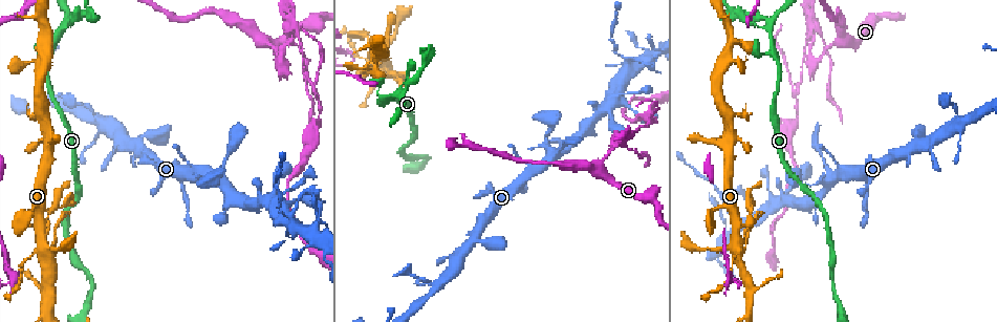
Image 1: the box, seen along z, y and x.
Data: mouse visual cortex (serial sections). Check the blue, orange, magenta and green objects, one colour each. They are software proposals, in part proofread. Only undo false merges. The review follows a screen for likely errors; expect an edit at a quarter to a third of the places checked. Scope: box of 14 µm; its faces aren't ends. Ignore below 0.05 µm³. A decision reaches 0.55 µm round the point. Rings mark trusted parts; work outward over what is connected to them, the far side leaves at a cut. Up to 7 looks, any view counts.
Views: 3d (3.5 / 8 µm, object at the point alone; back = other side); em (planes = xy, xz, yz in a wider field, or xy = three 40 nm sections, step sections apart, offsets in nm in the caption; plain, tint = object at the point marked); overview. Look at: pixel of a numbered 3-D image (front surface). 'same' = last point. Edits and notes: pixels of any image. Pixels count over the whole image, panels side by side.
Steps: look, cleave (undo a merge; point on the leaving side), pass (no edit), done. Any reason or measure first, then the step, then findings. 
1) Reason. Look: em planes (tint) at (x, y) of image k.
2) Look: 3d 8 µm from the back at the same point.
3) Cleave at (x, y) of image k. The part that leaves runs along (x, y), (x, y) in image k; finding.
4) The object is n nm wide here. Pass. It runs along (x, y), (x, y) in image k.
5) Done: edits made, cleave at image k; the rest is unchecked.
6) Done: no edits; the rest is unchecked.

Look: 3d 8 µm at (770, 25) of image 1.

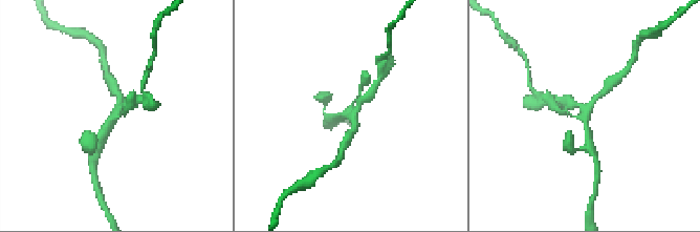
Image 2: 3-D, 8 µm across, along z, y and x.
Closer look. Look: 3d 3.5 µm at (586, 114) of image 2.

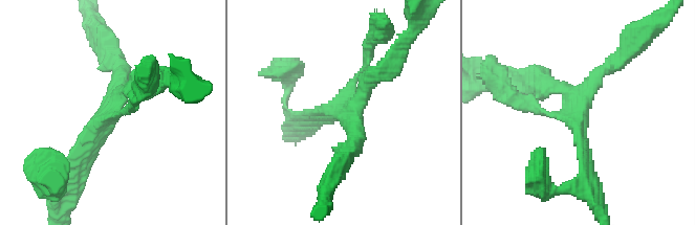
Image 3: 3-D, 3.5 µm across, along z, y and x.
Look: em xy step 5 (tint) at (344, 108) of image 3.

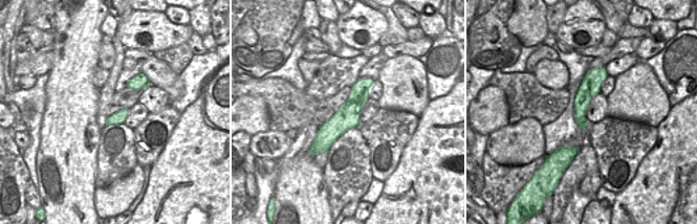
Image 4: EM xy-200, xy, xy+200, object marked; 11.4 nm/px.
The object is 280 nm wide here. Pass. It runs along (74, 170), (120, 95), (151, 80) in image 3; all the same cell.

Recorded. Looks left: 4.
Narrows sharply. Look: 3d 3.5 µm at (744, 65) of image 1.

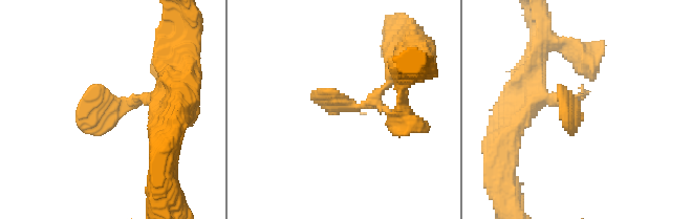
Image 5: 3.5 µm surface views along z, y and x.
Pass. It runs along (405, 62), (360, 108), (311, 96) in image 5; one cell here.

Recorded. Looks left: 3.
Sudden change in width. Look: 3d 3.5 µm at (738, 247) of image 1.

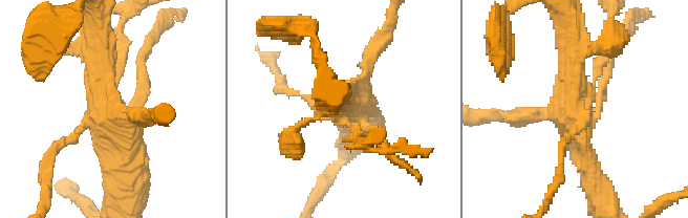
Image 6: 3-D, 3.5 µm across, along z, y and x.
Look: em xy step 2 (tint) at (106, 111) of image 6.

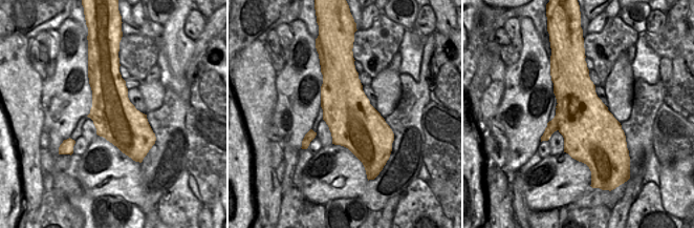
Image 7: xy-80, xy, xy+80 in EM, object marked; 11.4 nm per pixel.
Cleave at (122, 52) of image 6. Two cells meet here.

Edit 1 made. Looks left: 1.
Done: edits made, cleave at image 6; the rest is unchecked.

